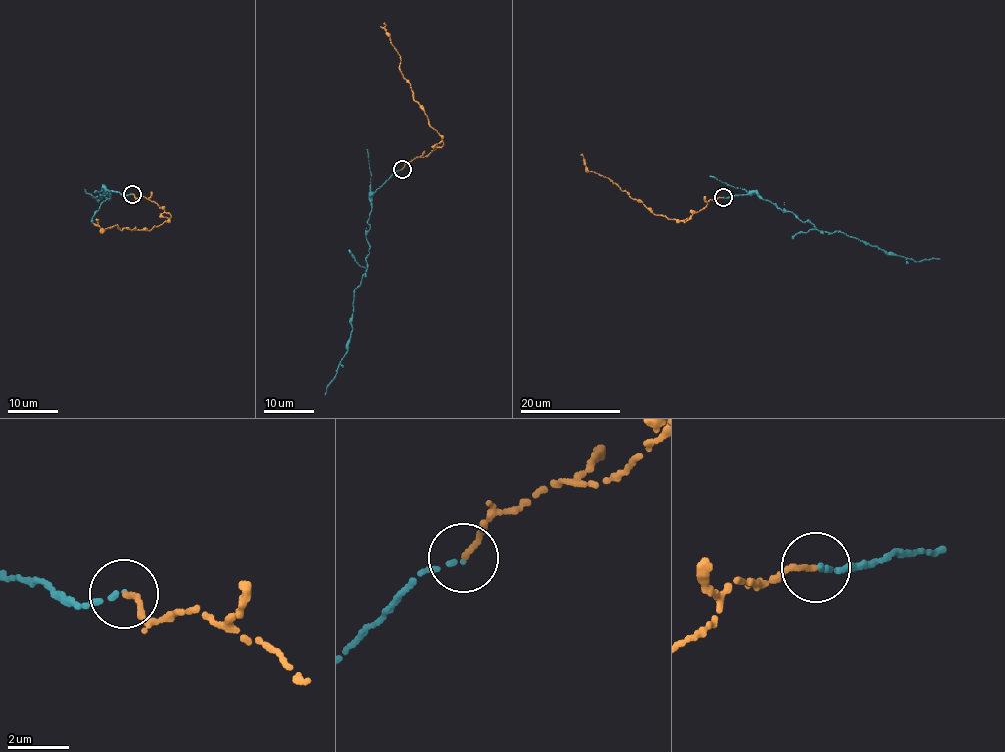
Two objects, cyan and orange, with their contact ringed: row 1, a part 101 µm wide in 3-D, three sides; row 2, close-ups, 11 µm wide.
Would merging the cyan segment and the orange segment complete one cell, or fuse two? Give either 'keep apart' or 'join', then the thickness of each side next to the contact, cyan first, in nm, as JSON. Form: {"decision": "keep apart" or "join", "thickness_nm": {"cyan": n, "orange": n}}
{"decision": "join", "thickness_nm": {"cyan": 130, "orange": 190}}

